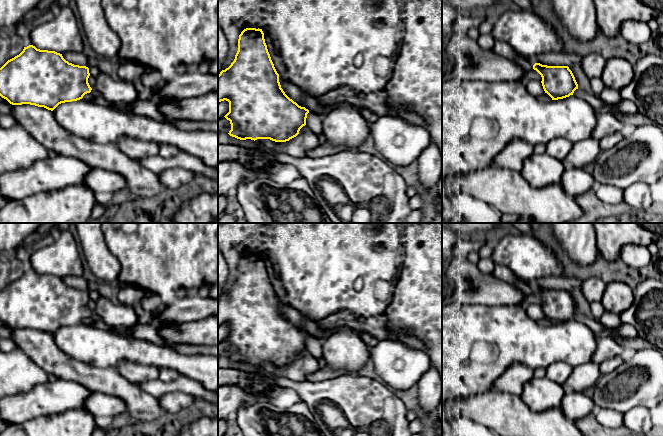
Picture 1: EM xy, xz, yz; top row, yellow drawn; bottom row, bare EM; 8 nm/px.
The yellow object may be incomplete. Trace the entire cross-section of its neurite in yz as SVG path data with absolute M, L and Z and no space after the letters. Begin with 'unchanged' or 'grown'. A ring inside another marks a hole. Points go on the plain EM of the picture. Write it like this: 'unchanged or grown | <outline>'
unchanged | M535 287L533 293L542 301L542 310L552 324L563 323L573 319L578 308L568 290L547 290Z

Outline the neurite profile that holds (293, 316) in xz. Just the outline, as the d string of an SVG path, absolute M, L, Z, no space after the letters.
M279 299L279 306L281 312L290 323L296 326L299 330L308 333L309 336L320 338L323 341L328 339L330 336L338 333L343 327L345 327L345 326L341 326L323 332L318 328L316 322L304 319L298 311L296 311L290 305L284 304L280 299Z

